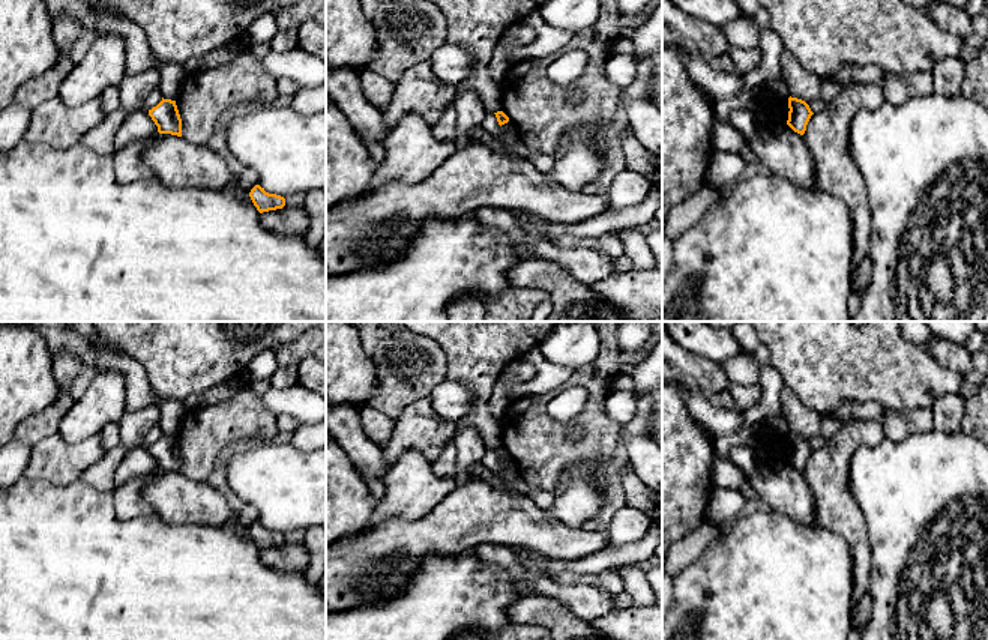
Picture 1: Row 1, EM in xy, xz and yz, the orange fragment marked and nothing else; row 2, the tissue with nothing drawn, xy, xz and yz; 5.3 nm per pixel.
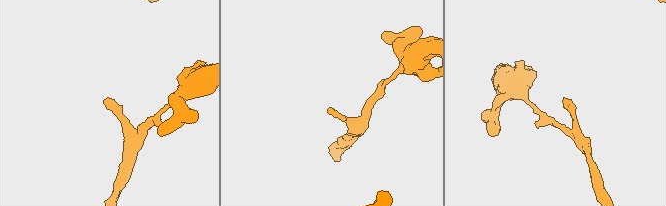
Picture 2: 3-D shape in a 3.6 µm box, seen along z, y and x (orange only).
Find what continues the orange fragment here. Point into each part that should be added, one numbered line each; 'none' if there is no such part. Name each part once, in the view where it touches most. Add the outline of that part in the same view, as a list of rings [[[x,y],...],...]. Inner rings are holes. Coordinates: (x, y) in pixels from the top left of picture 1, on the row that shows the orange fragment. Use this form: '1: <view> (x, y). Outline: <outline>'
none

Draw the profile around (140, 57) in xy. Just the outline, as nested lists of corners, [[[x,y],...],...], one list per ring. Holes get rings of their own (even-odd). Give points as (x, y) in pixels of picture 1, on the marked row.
[[[98,15],[96,32],[98,36],[117,35],[125,41],[128,75],[138,75],[147,69],[156,69],[159,72],[159,90],[162,98],[177,99],[182,83],[188,75],[183,65],[156,60],[144,30],[137,23],[126,17],[107,18]]]

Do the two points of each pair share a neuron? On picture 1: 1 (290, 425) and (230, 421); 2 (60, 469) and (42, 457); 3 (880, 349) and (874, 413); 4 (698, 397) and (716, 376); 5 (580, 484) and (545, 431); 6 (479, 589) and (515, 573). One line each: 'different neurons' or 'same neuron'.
1: different neurons
2: same neuron
3: different neurons
4: different neurons
5: different neurons
6: different neurons

